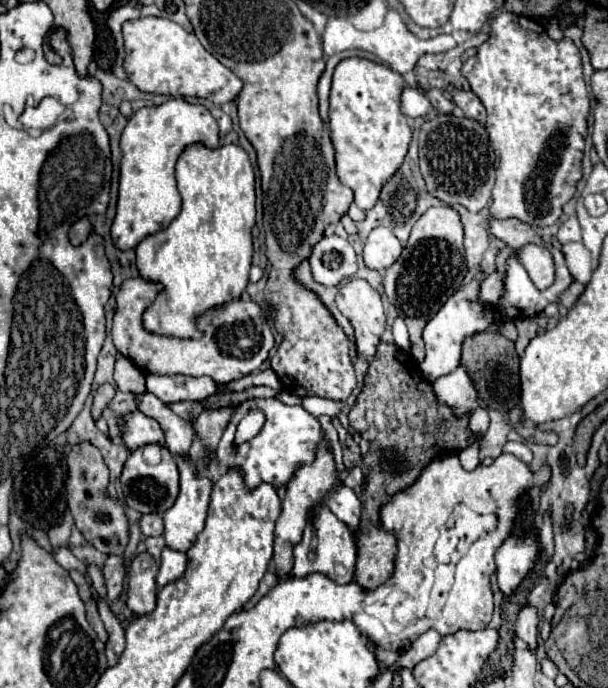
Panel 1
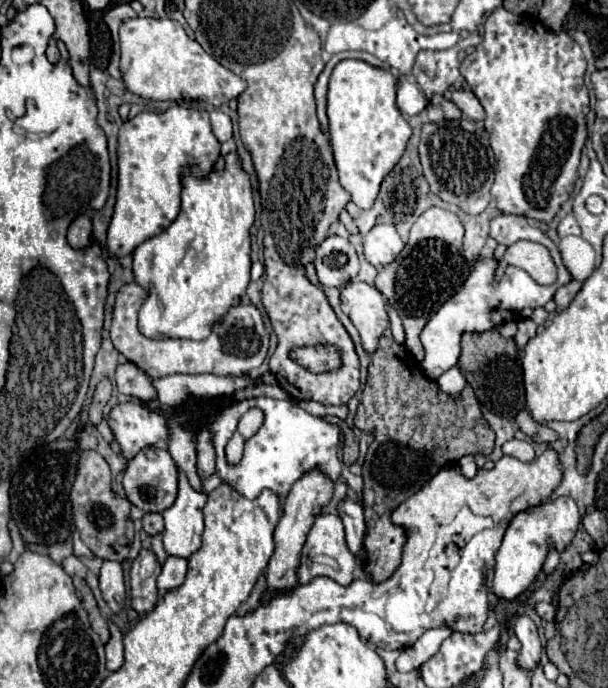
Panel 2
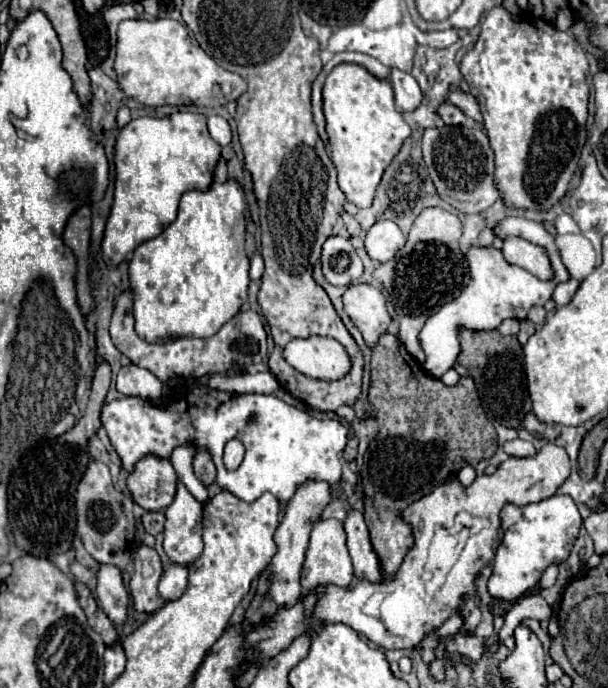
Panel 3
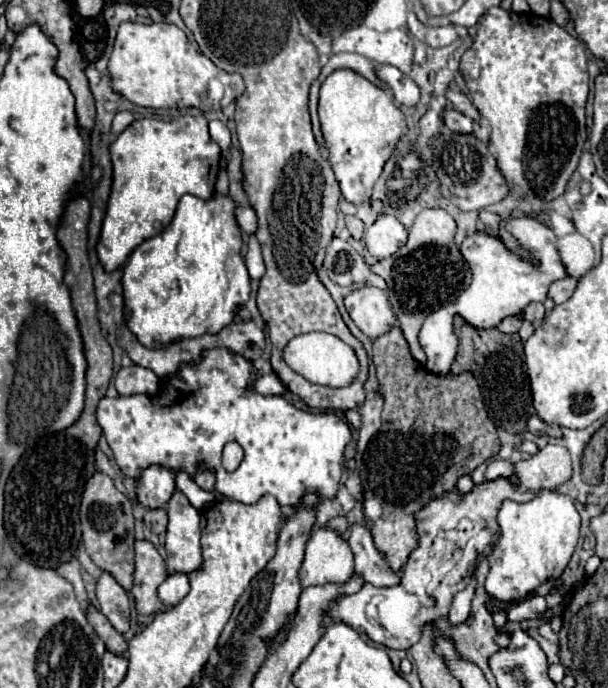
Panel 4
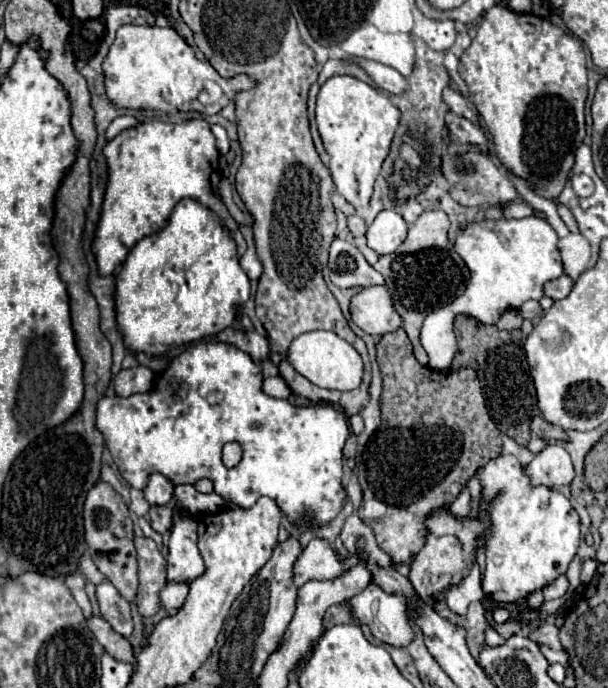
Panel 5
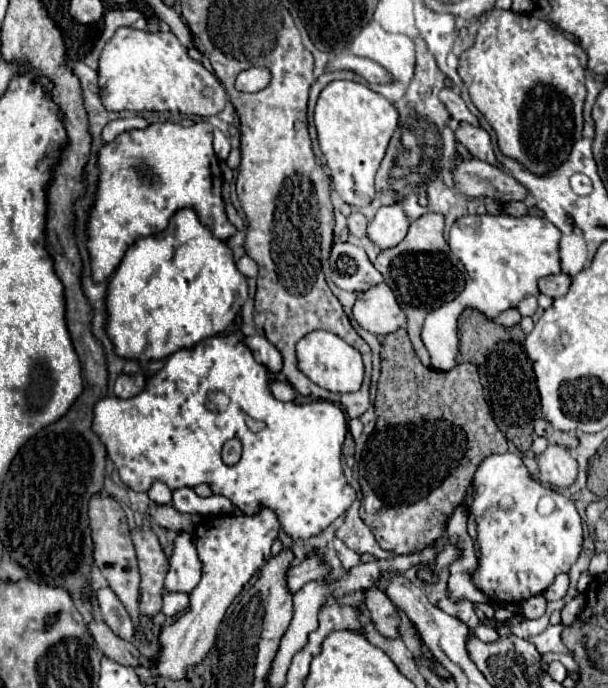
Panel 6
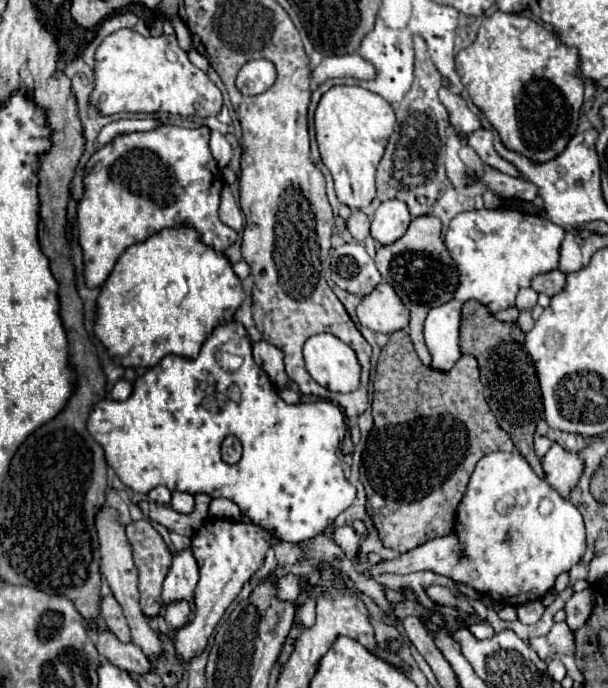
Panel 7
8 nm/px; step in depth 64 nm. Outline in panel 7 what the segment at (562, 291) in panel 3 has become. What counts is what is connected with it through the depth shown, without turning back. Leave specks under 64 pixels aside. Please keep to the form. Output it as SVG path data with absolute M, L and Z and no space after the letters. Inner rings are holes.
M552 270L552 272L546 272L546 274L540 274L532 280L532 288L536 292L542 292L546 296L556 296L564 290L564 284L566 284L566 274L560 272L560 270Z

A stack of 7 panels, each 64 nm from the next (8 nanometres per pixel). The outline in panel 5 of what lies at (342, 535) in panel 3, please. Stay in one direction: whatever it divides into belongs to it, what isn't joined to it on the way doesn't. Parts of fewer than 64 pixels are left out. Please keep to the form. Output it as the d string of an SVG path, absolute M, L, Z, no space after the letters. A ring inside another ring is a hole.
M312 538L294 564L294 584L300 588L310 580L334 580L358 564L356 554L340 558L334 544L326 538Z

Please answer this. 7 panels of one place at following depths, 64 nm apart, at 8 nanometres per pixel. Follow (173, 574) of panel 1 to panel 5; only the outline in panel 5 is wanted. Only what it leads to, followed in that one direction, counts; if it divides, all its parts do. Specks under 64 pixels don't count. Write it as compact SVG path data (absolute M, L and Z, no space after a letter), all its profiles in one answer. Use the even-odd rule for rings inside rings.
M166 582L166 586L164 586L162 592L160 592L162 606L164 606L168 612L178 610L178 608L184 604L186 596L188 596L188 584L186 584L186 582Z

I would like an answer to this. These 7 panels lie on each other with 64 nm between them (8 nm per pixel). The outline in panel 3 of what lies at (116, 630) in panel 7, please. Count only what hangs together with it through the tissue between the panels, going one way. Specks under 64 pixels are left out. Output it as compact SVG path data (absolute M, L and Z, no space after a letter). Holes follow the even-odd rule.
M112 564L100 566L96 596L102 610L108 614L108 618L116 626L122 626L126 620L126 610L128 610L128 592L124 588L120 568Z

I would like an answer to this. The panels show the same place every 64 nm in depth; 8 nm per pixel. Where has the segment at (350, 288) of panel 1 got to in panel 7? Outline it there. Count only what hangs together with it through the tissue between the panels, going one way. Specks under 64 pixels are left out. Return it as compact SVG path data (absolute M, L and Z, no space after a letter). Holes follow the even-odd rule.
M386 282L378 284L362 298L356 308L356 316L362 326L382 334L392 334L408 326L408 310L404 308L394 288Z

